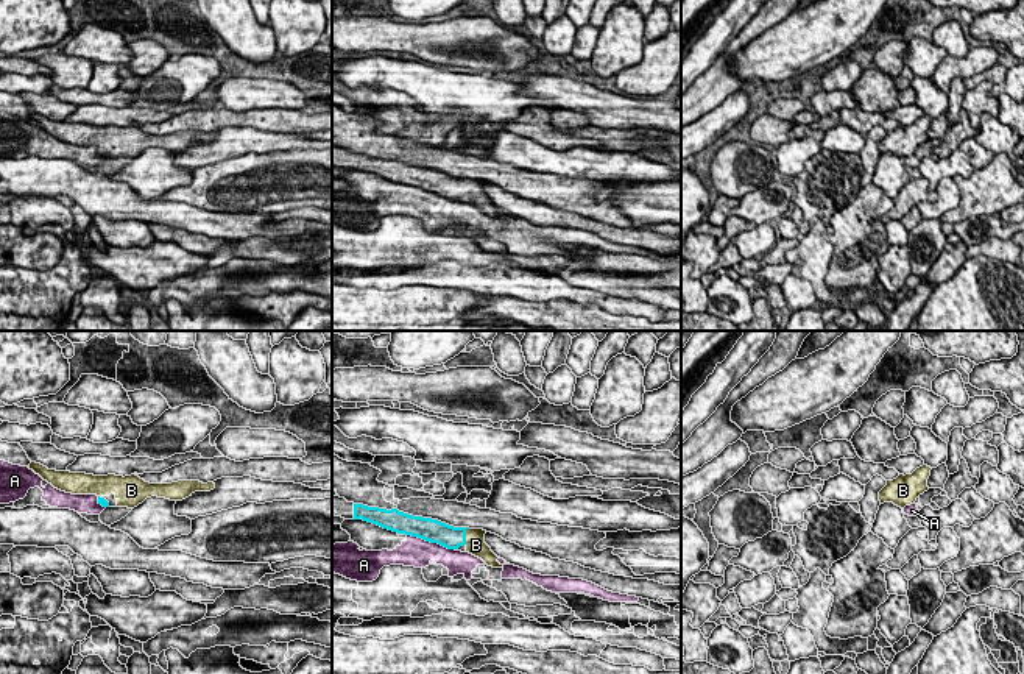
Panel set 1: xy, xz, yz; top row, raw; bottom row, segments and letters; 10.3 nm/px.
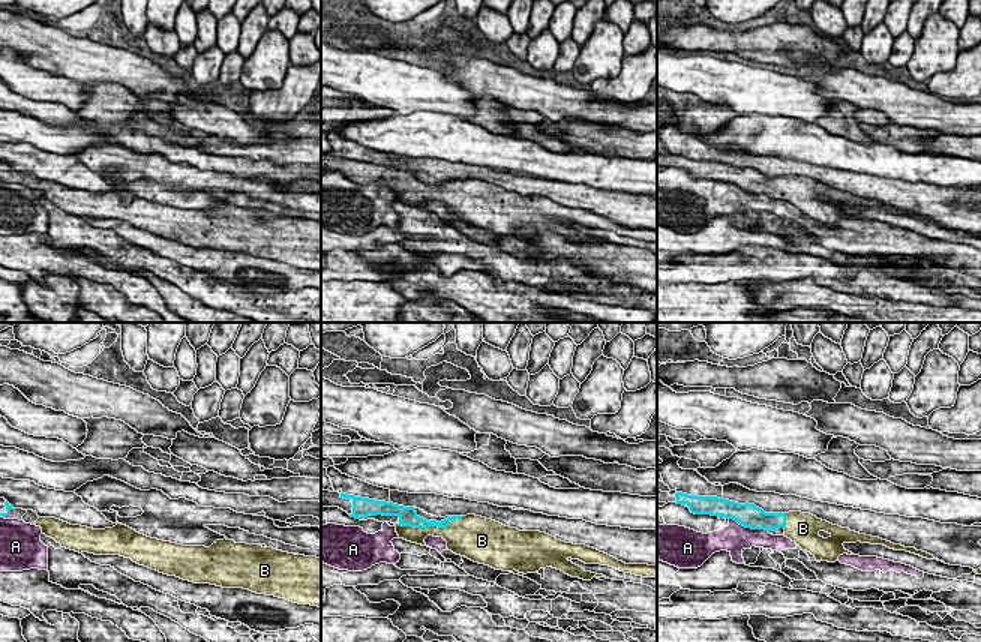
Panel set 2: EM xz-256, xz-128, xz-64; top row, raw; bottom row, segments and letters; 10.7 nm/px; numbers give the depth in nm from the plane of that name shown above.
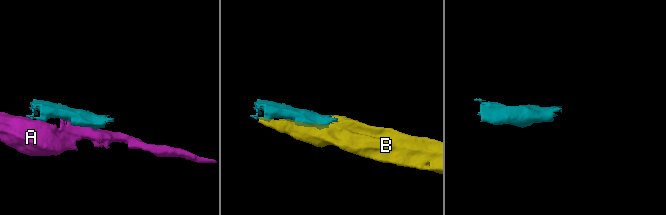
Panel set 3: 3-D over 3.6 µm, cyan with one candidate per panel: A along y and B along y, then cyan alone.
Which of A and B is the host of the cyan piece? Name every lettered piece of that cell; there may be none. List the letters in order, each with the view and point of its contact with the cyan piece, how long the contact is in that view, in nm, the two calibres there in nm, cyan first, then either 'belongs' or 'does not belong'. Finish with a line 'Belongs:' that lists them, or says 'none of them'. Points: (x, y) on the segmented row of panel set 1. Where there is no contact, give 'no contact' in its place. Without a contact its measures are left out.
A: xz (426, 540) | 600 nm | 240/300 nm | does not belong
B: xz (465, 535) | 180 nm | 240/200 nm | belongs
Belongs: B

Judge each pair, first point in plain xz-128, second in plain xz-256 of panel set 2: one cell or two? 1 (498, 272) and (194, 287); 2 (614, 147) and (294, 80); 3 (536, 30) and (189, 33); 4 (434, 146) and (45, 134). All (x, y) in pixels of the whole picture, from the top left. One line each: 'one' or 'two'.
1: one
2: two
3: two
4: one

